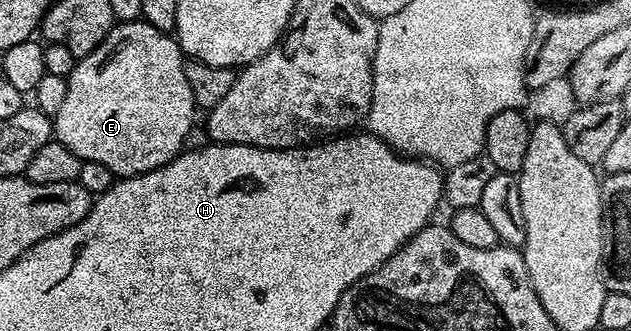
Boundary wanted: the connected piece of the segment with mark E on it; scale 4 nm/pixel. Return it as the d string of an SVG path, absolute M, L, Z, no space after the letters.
M143 21L116 23L111 33L89 55L81 55L77 58L76 67L69 73L66 97L62 100L62 109L58 109L58 113L54 117L55 142L66 145L66 149L70 149L70 153L74 153L85 163L106 165L106 169L110 169L113 176L116 177L141 175L142 173L150 173L159 167L165 167L171 159L175 159L184 150L186 137L190 133L192 126L197 122L196 114L198 114L198 108L194 97L190 93L190 81L186 81L185 62L186 56L184 52L180 50L179 43L169 32L154 29L154 25Z

